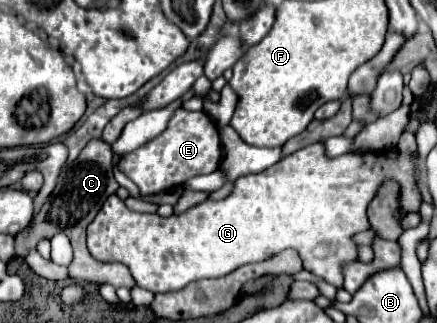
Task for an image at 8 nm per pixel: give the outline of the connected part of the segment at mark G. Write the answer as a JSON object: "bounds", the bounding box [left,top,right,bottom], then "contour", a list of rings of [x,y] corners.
{"bounds":[88,143,420,293],"contour":[[[314,143],[292,155],[282,157],[276,165],[268,167],[262,173],[240,177],[234,191],[226,199],[206,199],[182,213],[172,213],[170,217],[160,217],[158,213],[134,213],[126,209],[124,201],[120,201],[118,195],[110,195],[100,213],[88,225],[88,251],[96,261],[124,263],[136,279],[138,287],[152,293],[170,293],[180,291],[182,287],[198,279],[224,277],[246,263],[270,259],[272,255],[288,247],[298,251],[306,271],[316,273],[314,263],[318,247],[318,277],[334,287],[340,287],[340,265],[358,257],[352,235],[370,229],[370,223],[366,221],[366,207],[384,179],[396,179],[402,185],[400,207],[404,211],[418,211],[420,193],[416,189],[412,155],[400,153],[396,161],[388,159],[384,153],[346,153],[328,159],[324,155],[322,143]]]}

